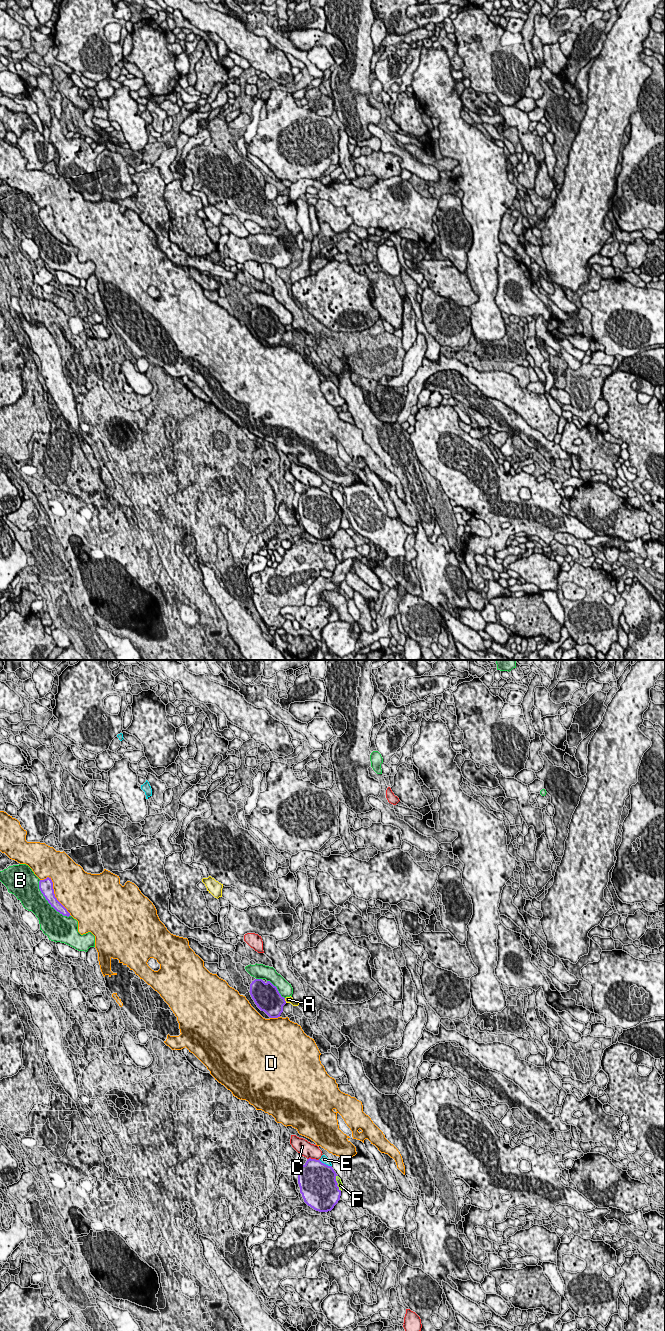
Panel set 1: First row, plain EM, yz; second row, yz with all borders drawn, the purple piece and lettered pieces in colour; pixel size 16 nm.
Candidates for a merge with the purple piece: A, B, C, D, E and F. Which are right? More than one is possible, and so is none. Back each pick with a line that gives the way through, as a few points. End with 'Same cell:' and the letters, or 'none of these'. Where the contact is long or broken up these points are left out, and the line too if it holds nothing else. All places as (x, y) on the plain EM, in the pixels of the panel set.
F: runs through yz (322, 515), (337, 511), (340, 513)
Same cell: F

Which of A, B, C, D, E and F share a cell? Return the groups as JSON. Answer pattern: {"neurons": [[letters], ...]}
{"neurons": [["A"], ["B"], ["C"], ["D"], ["E"], ["F"]]}

